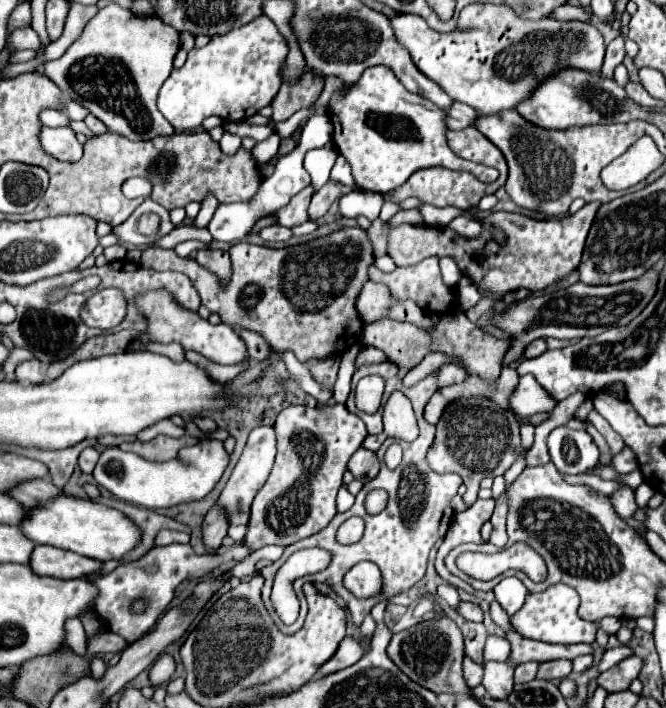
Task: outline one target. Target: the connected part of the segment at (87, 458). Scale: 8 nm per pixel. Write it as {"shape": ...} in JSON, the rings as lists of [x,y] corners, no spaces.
{"shape":[[[86,448],[86,450],[80,454],[80,460],[78,460],[80,470],[86,472],[86,474],[90,474],[90,472],[94,470],[96,462],[98,462],[98,456],[100,456],[100,454],[98,454],[96,448]]]}

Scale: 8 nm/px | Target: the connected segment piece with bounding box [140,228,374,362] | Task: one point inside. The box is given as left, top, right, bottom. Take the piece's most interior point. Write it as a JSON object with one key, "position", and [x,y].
{"position":[301,299]}

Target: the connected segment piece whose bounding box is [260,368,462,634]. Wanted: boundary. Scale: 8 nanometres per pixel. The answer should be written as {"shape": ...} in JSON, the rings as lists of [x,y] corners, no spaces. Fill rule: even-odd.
{"shape":[[[380,368],[380,372],[374,372],[374,374],[382,376],[384,382],[386,382],[386,390],[384,390],[382,402],[386,402],[388,396],[390,396],[394,390],[400,390],[402,394],[406,394],[406,396],[410,398],[410,402],[412,402],[412,406],[414,406],[414,412],[416,412],[416,418],[418,418],[420,436],[418,436],[414,442],[410,442],[410,444],[408,444],[408,442],[400,442],[400,446],[404,448],[404,460],[402,460],[402,464],[400,464],[396,470],[390,470],[390,468],[382,466],[382,468],[380,468],[380,474],[378,474],[374,480],[366,482],[364,488],[356,494],[356,502],[354,502],[354,506],[352,506],[348,512],[336,514],[336,516],[332,518],[332,522],[330,522],[324,530],[320,530],[318,534],[314,534],[310,536],[310,538],[304,538],[304,540],[288,546],[288,548],[284,550],[284,554],[282,554],[280,560],[276,560],[276,562],[272,562],[270,566],[264,566],[264,568],[260,570],[260,574],[262,574],[264,580],[266,580],[266,582],[264,582],[264,588],[262,588],[262,602],[264,602],[264,606],[266,606],[270,616],[273,618],[274,624],[276,624],[284,634],[294,634],[294,632],[304,624],[308,612],[307,601],[302,591],[304,582],[326,582],[326,584],[330,584],[330,588],[334,588],[334,592],[346,602],[346,606],[348,606],[348,610],[350,610],[350,614],[352,614],[352,622],[354,622],[356,626],[362,626],[366,614],[370,614],[370,610],[372,610],[372,606],[374,606],[376,600],[388,602],[392,596],[410,590],[416,582],[420,582],[420,580],[424,578],[426,562],[428,562],[428,552],[430,552],[430,548],[436,544],[438,538],[444,538],[444,536],[446,536],[448,526],[450,526],[450,520],[452,520],[452,516],[454,516],[454,510],[452,510],[450,502],[452,502],[452,498],[458,494],[458,488],[460,488],[460,484],[462,484],[460,476],[456,476],[456,474],[436,474],[436,472],[432,472],[432,468],[428,468],[428,464],[426,464],[426,454],[428,454],[428,448],[432,446],[432,440],[434,440],[434,434],[436,434],[436,426],[434,426],[434,424],[428,424],[428,422],[424,420],[422,410],[424,410],[424,406],[426,406],[426,400],[428,400],[428,398],[436,392],[436,388],[438,388],[438,374],[440,374],[440,370],[434,370],[434,372],[428,374],[424,380],[416,382],[414,386],[404,386],[404,384],[402,384],[402,378],[398,376],[398,368]],[[374,488],[386,490],[390,498],[388,498],[388,506],[386,506],[384,512],[380,512],[380,514],[376,514],[376,516],[370,516],[370,514],[366,514],[366,510],[364,510],[364,496],[366,496],[364,490],[374,490]],[[350,516],[360,516],[360,518],[366,522],[366,530],[364,530],[364,536],[362,536],[356,544],[344,546],[344,544],[340,544],[340,542],[336,540],[336,530],[338,530],[340,524],[342,524],[344,520],[348,520]],[[314,546],[330,550],[330,552],[332,552],[332,562],[330,562],[330,566],[328,566],[326,570],[322,570],[322,572],[318,572],[318,574],[312,574],[312,576],[304,576],[304,578],[294,580],[294,592],[296,592],[300,601],[300,612],[298,620],[296,620],[292,626],[284,626],[272,608],[270,599],[272,578],[274,578],[276,570],[288,560],[290,554],[294,554],[296,550],[314,548]],[[362,560],[370,560],[370,562],[378,564],[378,568],[380,568],[380,572],[382,572],[384,590],[382,590],[380,598],[358,600],[356,596],[352,596],[352,594],[344,588],[344,574],[348,572],[348,568],[352,568],[354,564],[358,564],[358,562],[362,562]]]}

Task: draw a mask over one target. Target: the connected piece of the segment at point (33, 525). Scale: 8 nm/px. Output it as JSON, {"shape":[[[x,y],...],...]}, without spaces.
{"shape":[[[58,496],[48,504],[40,504],[28,512],[28,520],[20,524],[20,530],[36,544],[48,544],[62,550],[70,550],[100,562],[120,560],[142,542],[142,530],[120,510],[108,508],[92,500],[80,500],[72,496]]]}

